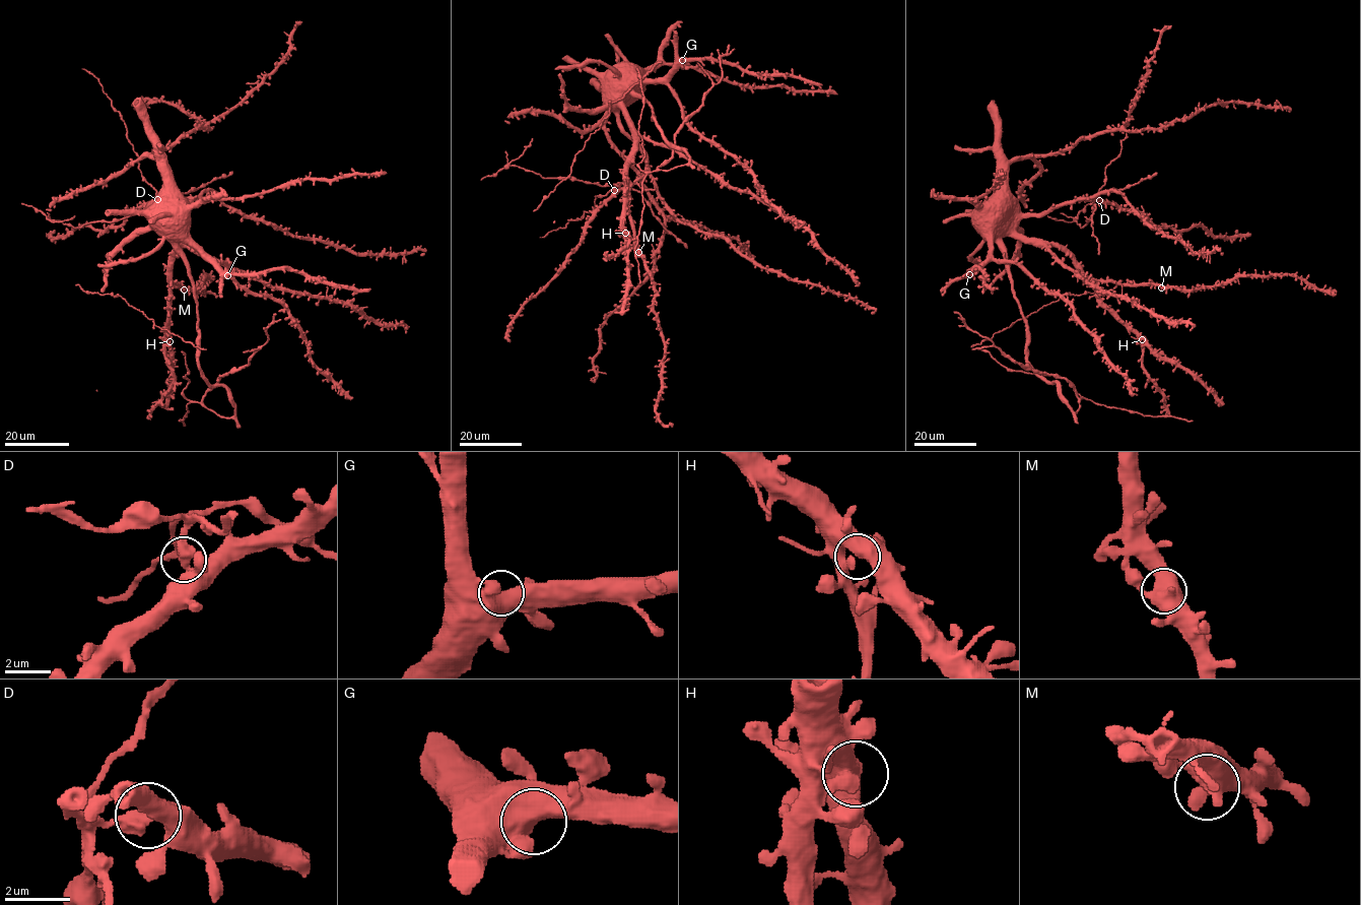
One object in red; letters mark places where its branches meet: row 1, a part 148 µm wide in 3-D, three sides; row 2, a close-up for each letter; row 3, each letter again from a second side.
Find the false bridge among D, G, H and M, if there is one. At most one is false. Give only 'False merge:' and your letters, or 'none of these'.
False merge: D

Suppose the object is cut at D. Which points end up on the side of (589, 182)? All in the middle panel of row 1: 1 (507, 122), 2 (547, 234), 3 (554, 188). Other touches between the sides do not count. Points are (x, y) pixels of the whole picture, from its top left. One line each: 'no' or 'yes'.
1: no
2: yes
3: no

